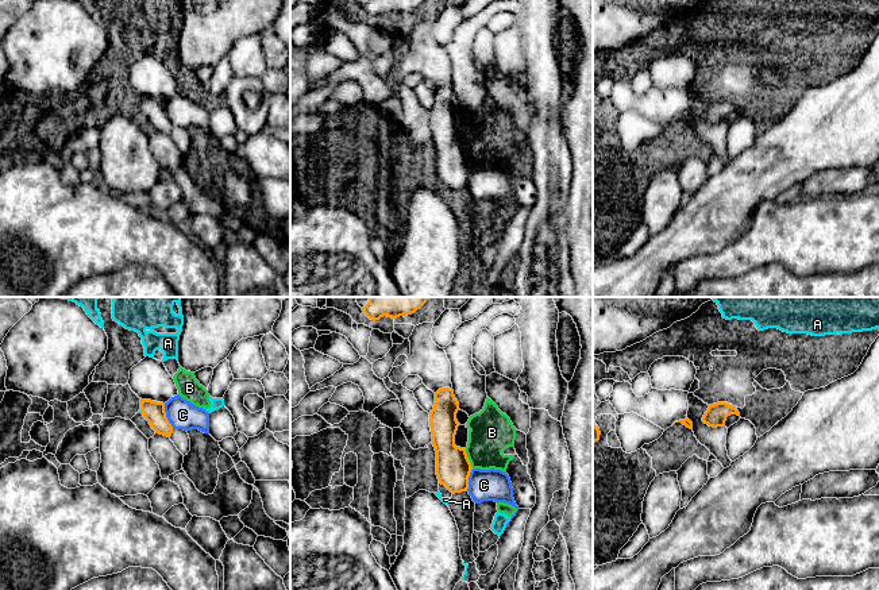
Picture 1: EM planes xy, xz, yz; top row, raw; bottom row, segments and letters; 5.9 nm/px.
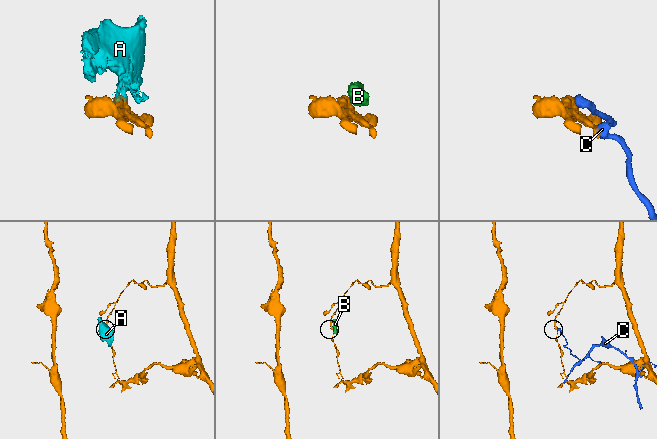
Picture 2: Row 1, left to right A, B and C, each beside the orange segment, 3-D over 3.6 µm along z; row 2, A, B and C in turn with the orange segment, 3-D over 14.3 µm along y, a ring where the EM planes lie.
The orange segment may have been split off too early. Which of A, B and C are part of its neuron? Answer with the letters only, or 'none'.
none

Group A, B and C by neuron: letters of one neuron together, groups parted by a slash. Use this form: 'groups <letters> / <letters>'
groups A B / C

